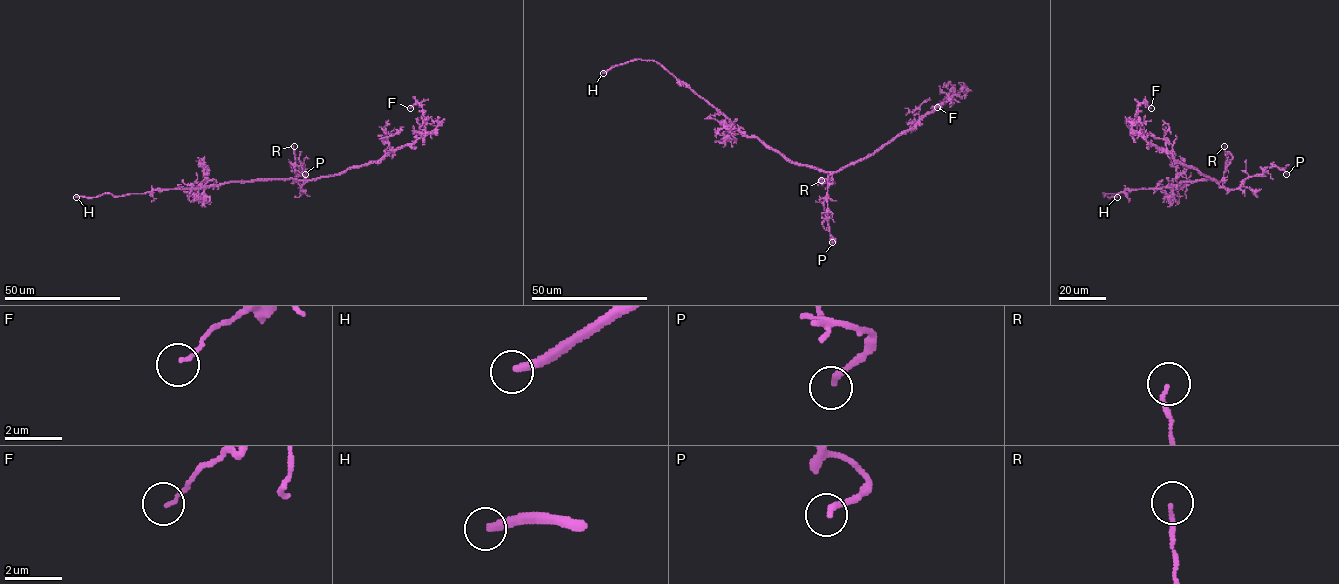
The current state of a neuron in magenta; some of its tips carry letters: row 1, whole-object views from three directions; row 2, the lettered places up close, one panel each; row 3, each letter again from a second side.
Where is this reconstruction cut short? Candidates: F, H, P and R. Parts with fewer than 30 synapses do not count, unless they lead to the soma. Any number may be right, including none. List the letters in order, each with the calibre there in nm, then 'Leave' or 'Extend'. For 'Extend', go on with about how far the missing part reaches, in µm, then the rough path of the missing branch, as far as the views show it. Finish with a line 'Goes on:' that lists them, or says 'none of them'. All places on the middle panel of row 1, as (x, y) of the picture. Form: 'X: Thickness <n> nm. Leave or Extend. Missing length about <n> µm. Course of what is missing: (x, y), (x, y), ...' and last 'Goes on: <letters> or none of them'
F: Thickness 120 nm. Leave
H: Thickness 280 nm. Extend. Missing length about 25 µm. Course of what is missing: (603, 73), (580, 82), (563, 97)
P: Thickness 180 nm. Leave
R: Thickness 130 nm. Leave
Goes on: H

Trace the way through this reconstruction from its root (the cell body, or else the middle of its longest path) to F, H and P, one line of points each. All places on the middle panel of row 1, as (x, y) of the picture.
F: (799, 165), (836, 172), (873, 155), (910, 130), (951, 97), (951, 91), (937, 107)
H: (799, 165), (787, 160), (756, 138), (743, 135), (717, 109), (654, 61), (632, 60), (603, 73)
P: (799, 165), (810, 165), (830, 173), (823, 207), (829, 234), (835, 240), (832, 242)

